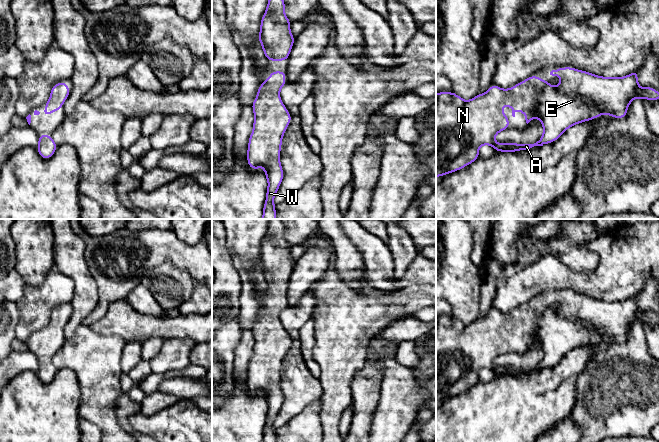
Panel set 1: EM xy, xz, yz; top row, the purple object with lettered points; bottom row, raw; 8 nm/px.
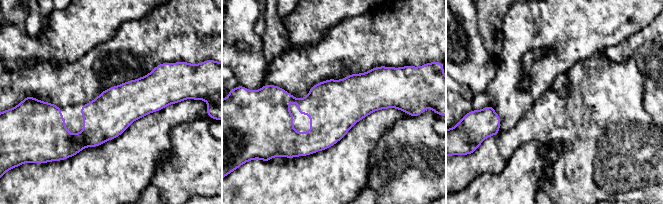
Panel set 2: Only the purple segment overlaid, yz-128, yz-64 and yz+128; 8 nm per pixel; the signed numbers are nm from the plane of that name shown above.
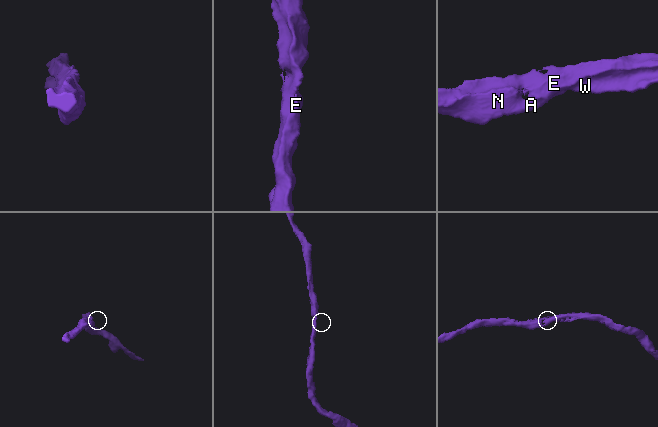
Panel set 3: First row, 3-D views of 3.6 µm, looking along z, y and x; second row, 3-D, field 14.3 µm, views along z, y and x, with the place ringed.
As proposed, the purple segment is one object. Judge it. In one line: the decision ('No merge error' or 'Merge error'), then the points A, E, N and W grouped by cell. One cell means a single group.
No merge error. Groups: A E N W

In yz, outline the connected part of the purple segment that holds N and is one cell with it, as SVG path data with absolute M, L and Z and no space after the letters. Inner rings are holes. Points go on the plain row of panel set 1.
M558 291L550 296L552 300L561 300L557 311L553 311L543 301L537 302L535 298L509 313L502 313L492 308L483 318L477 318L474 322L465 325L455 316L439 316L436 318L436 401L442 401L445 398L454 397L479 383L479 372L482 369L492 370L496 376L519 376L520 374L528 374L534 370L543 370L548 367L555 366L570 351L591 345L598 342L602 338L622 343L627 339L630 327L635 323L647 323L652 325L659 324L659 316L649 310L641 312L638 308L638 294L623 301L604 301L594 299L584 294L578 294L573 291ZM503 330L512 331L512 340L515 341L517 335L525 338L525 344L528 348L533 342L541 345L543 351L542 361L534 368L521 367L497 367L495 360L509 352L510 346L503 337Z

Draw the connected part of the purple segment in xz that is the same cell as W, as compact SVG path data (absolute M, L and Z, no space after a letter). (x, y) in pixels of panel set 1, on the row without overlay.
M271 295L270 302L263 304L257 314L254 326L251 328L254 337L253 354L249 361L247 372L247 388L256 395L263 391L268 405L266 423L263 430L262 442L276 442L274 421L282 407L284 396L280 387L282 363L292 341L280 322L280 314L287 307L286 295Z

